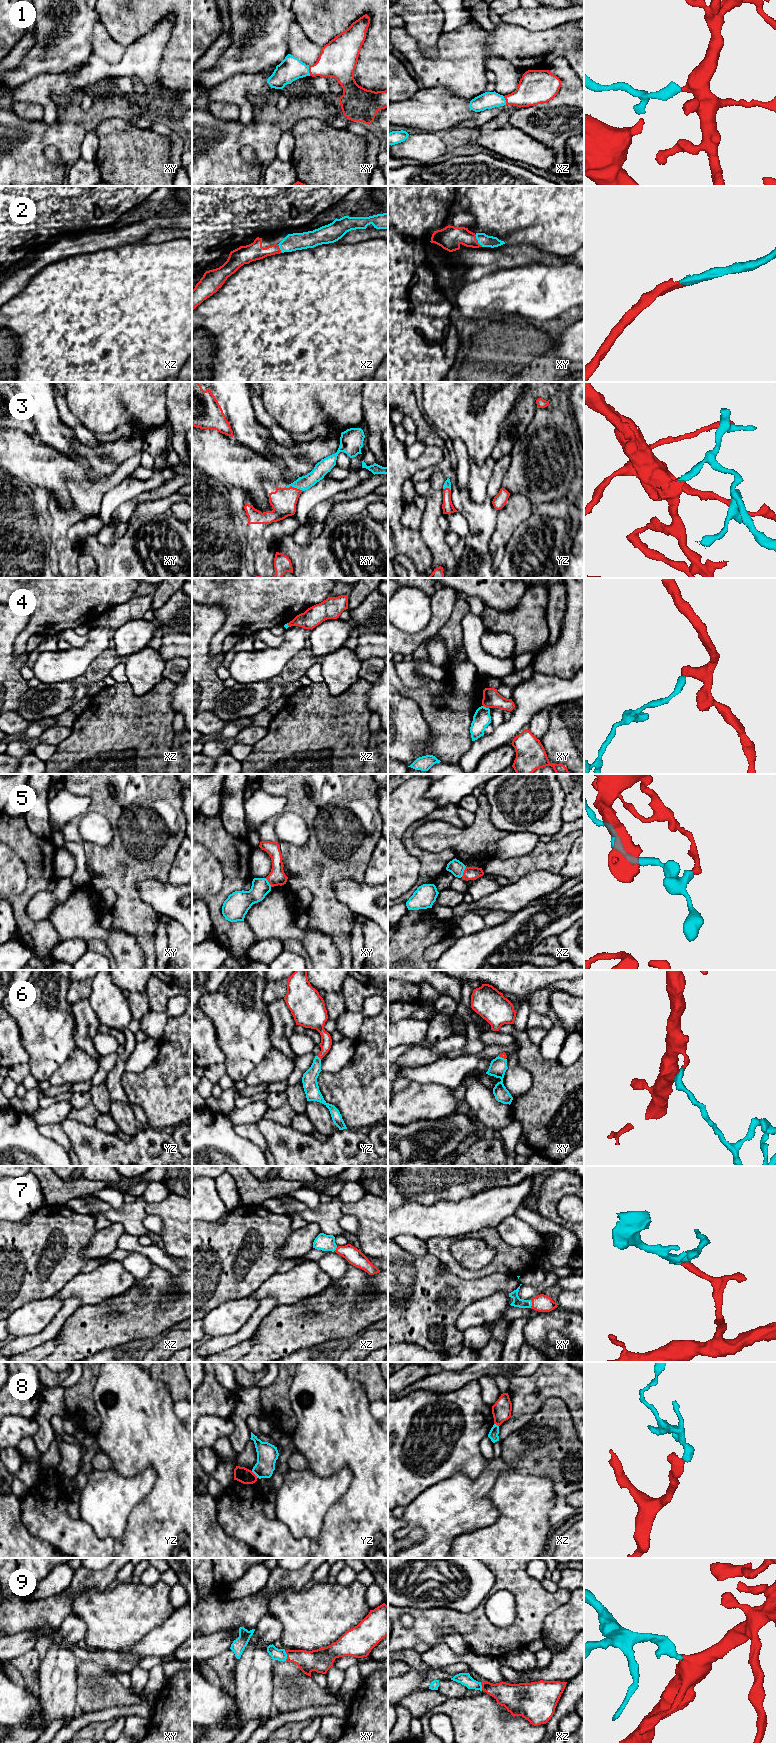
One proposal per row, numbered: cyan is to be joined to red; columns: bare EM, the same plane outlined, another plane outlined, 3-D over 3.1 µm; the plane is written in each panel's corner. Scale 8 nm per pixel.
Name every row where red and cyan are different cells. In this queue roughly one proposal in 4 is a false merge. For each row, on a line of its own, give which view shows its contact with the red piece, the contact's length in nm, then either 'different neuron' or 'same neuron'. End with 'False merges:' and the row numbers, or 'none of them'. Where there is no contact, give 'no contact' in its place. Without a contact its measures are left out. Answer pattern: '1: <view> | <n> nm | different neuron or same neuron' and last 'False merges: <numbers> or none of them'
1: xy | 90 nm | same neuron
2: xy | 120 nm | same neuron
3: xy | 150 nm | same neuron
4: xy | 50 nm | different neuron
5: xz | 90 nm | different neuron
6: yz | 50 nm | same neuron
7: xy | 60 nm | same neuron
8: yz | 80 nm | different neuron
9: xy | 90 nm | same neuron
False merges: 4, 5, 8

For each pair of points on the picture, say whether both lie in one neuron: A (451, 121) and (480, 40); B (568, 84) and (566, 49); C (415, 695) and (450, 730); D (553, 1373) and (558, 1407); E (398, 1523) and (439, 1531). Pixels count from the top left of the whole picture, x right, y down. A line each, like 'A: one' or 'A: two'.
A: two
B: two
C: one
D: two
E: two

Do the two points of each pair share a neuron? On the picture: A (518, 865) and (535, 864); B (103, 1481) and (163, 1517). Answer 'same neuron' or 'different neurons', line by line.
A: same neuron
B: different neurons

